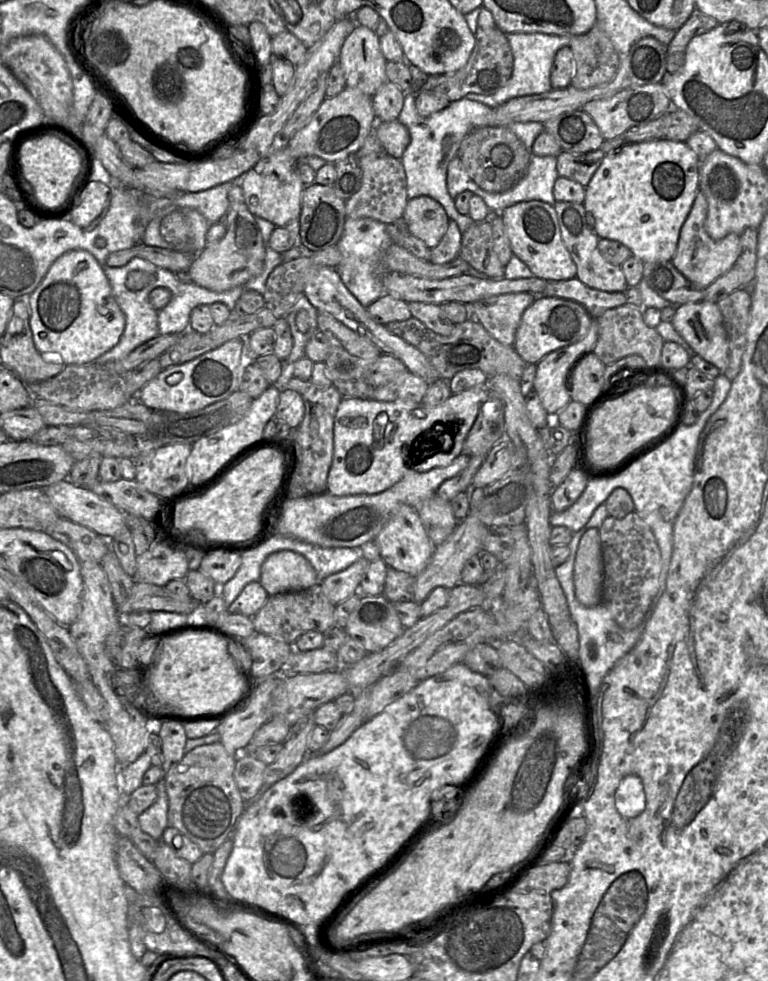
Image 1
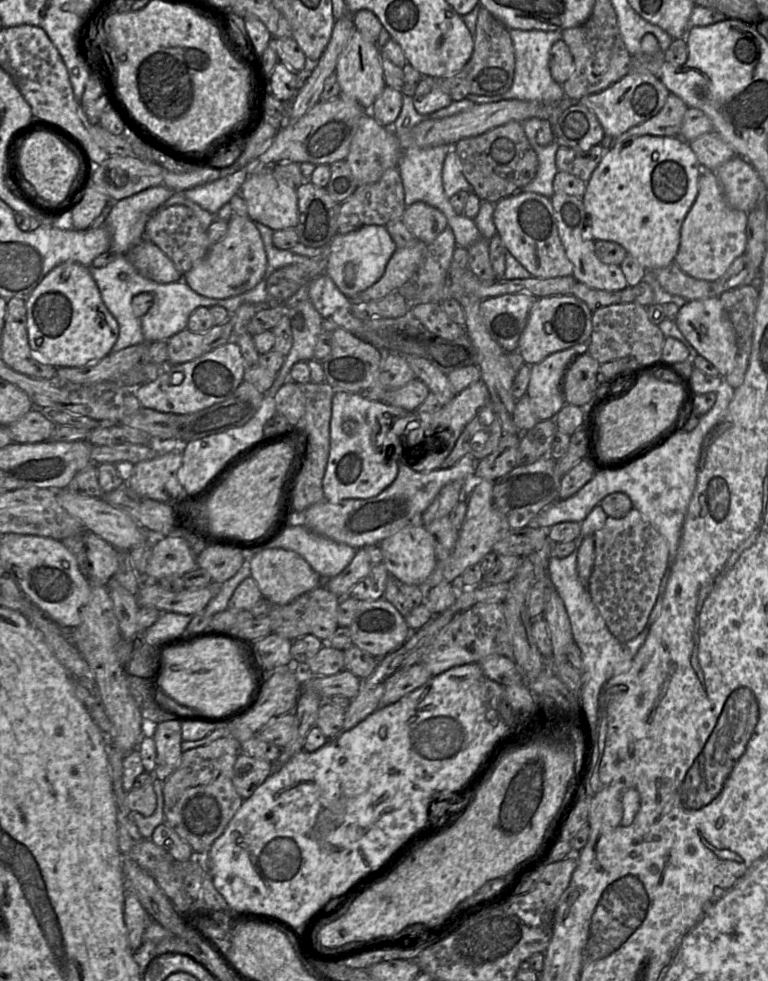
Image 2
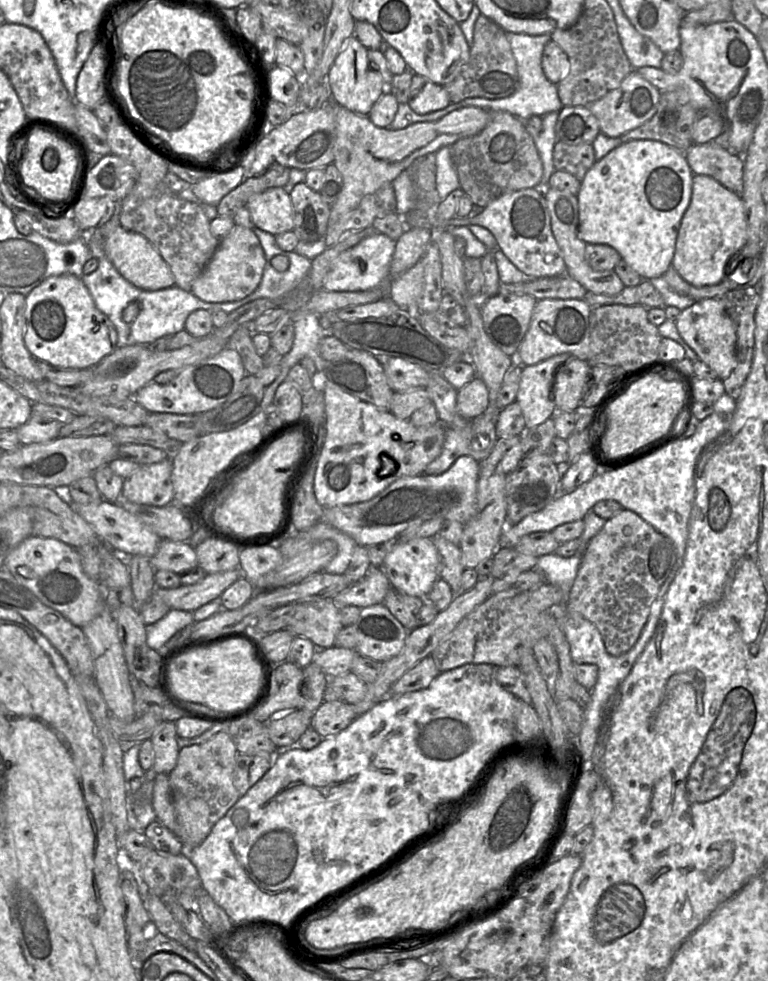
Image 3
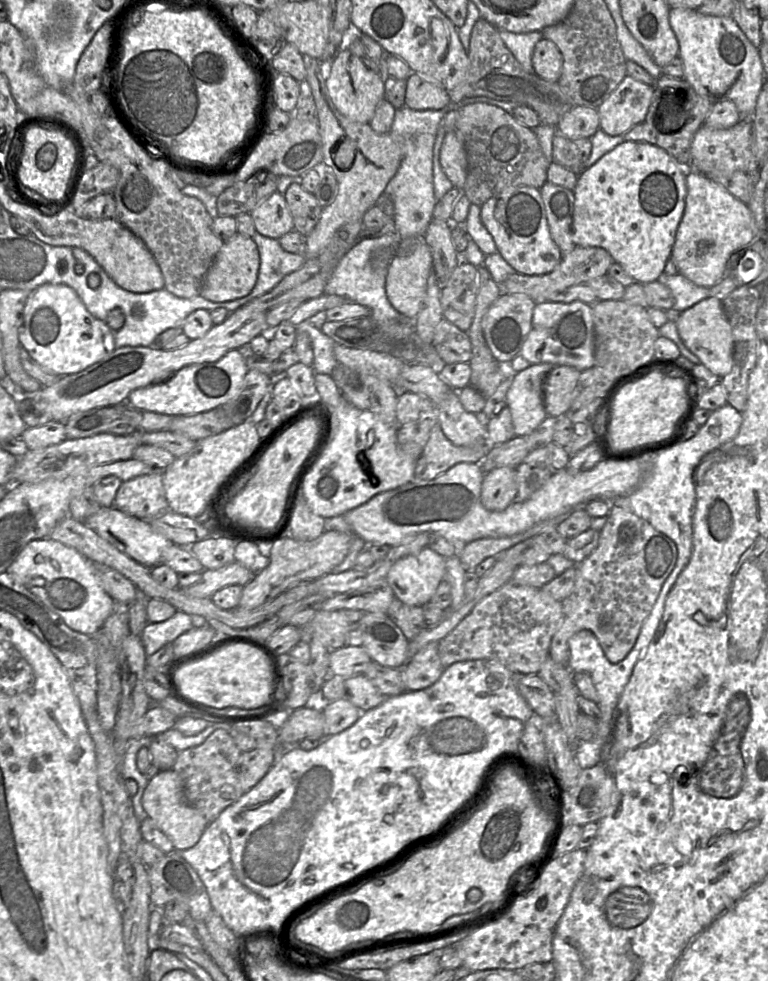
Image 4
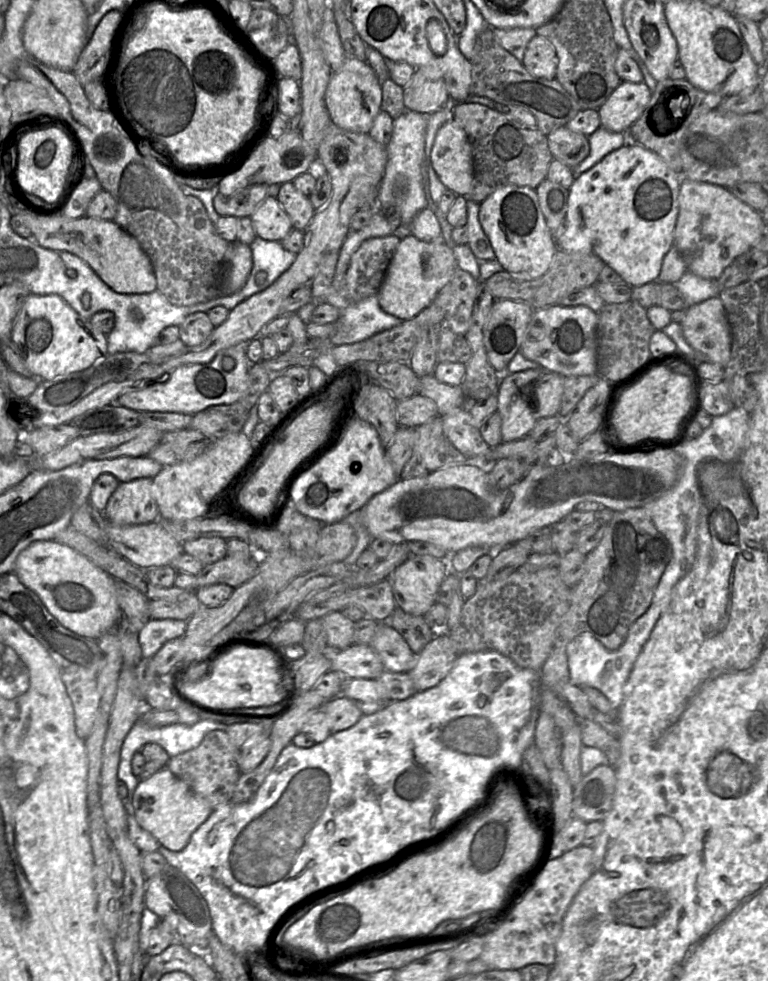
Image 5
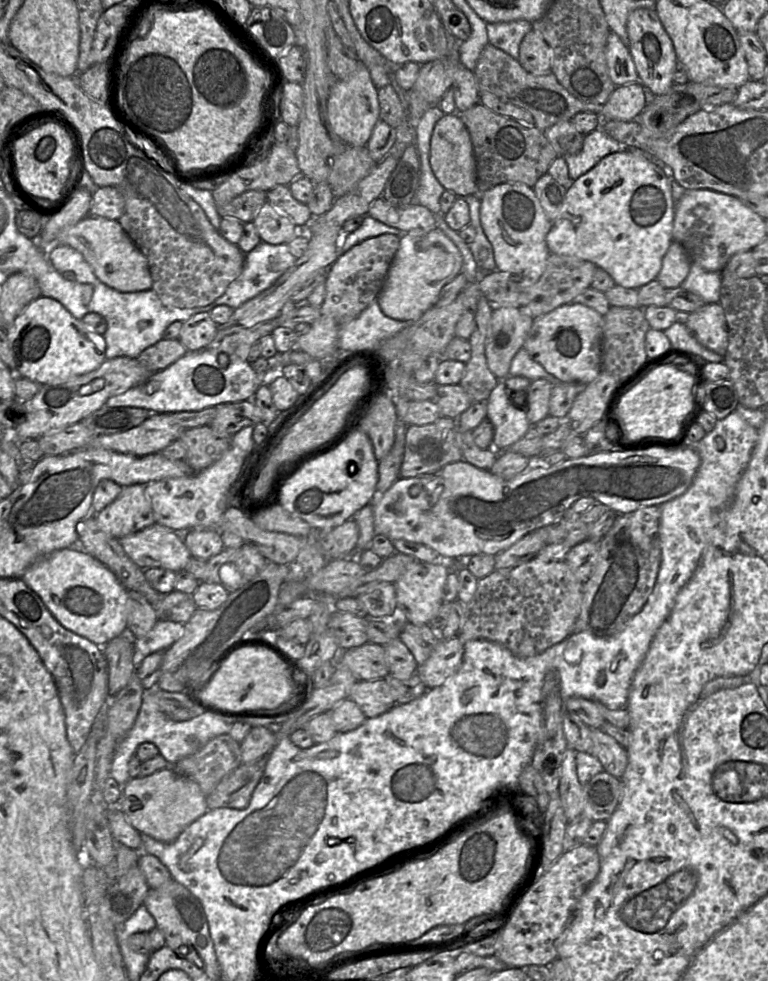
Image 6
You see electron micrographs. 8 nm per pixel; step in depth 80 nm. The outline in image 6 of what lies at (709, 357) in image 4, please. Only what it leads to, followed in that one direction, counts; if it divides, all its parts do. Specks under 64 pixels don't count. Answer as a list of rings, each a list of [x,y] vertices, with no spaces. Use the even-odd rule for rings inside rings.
[[[719,303],[704,304],[690,313],[685,326],[702,346],[724,357],[728,347],[728,331]]]

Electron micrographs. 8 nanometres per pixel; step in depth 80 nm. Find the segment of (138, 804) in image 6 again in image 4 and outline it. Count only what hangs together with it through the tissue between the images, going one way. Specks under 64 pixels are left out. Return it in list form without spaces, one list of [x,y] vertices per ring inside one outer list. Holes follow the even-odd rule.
[[[174,769],[161,770],[148,781],[142,796],[142,805],[148,817],[173,843],[175,850],[186,850],[193,847],[209,824],[200,812],[186,800],[182,780]]]

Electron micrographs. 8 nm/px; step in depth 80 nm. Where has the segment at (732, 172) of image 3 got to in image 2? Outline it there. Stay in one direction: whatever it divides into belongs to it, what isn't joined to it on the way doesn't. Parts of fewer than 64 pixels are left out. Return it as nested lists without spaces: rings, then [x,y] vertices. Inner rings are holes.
[[[714,135],[701,137],[688,144],[704,171],[715,172],[720,165],[735,157],[733,150]]]

